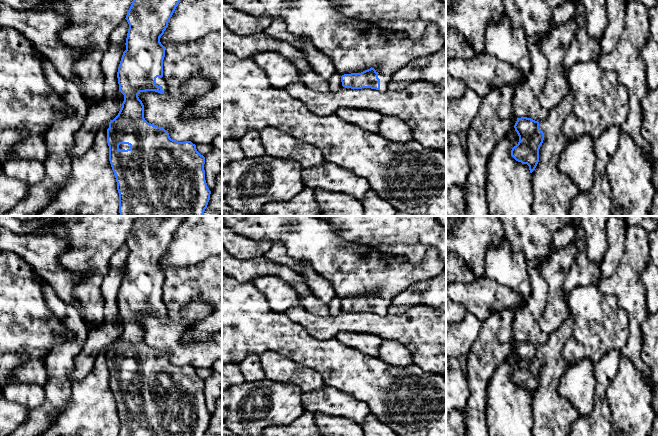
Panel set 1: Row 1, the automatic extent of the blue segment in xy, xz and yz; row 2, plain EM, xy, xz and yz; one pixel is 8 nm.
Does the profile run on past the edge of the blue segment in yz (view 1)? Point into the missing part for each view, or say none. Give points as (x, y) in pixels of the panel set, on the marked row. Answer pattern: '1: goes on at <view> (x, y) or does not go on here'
1: does not go on here

